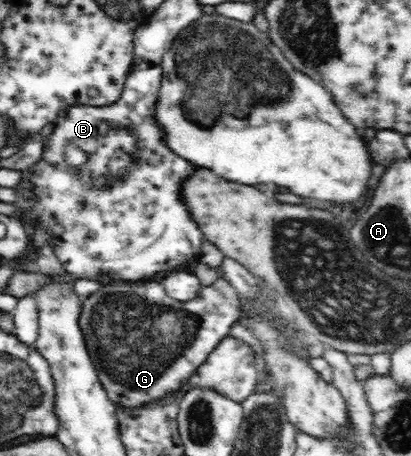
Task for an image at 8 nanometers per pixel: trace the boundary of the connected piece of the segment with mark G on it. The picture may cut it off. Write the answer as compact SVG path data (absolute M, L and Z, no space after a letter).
M222 276L211 286L203 286L199 291L198 297L188 302L179 302L169 298L165 294L162 284L156 282L156 280L152 280L152 282L118 282L118 284L104 286L104 288L102 288L100 292L96 292L96 294L90 294L90 296L84 300L84 308L82 308L81 315L79 316L80 327L82 327L82 336L84 336L86 340L87 351L94 363L102 386L104 386L107 394L109 394L109 400L116 406L120 405L126 408L135 408L150 404L153 401L160 401L166 396L170 396L170 392L178 391L178 388L181 388L182 384L185 384L186 380L189 380L192 372L194 372L200 364L206 362L206 358L208 358L210 352L212 352L224 338L229 337L231 327L235 323L240 324L239 318L242 312L240 304L242 303L240 303L238 292L232 287L232 284L222 278Z

